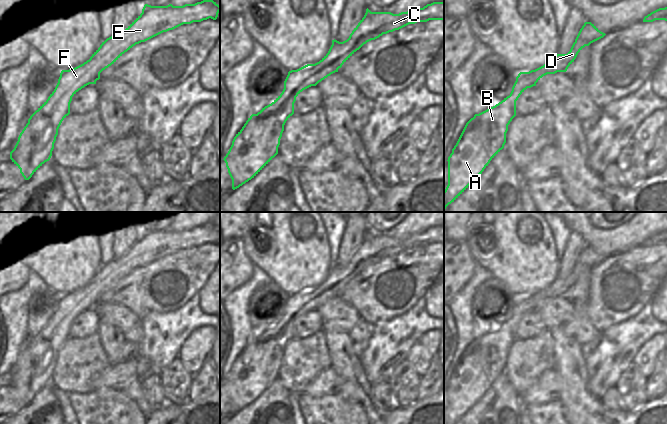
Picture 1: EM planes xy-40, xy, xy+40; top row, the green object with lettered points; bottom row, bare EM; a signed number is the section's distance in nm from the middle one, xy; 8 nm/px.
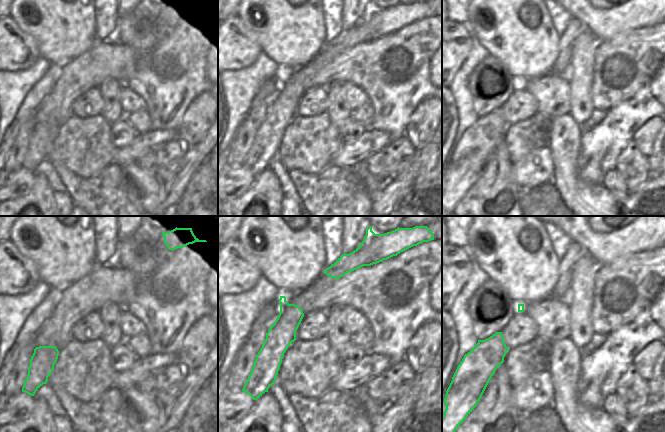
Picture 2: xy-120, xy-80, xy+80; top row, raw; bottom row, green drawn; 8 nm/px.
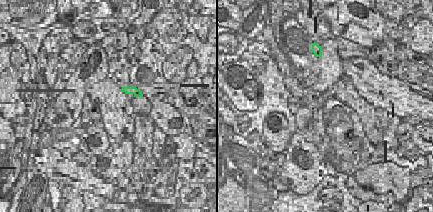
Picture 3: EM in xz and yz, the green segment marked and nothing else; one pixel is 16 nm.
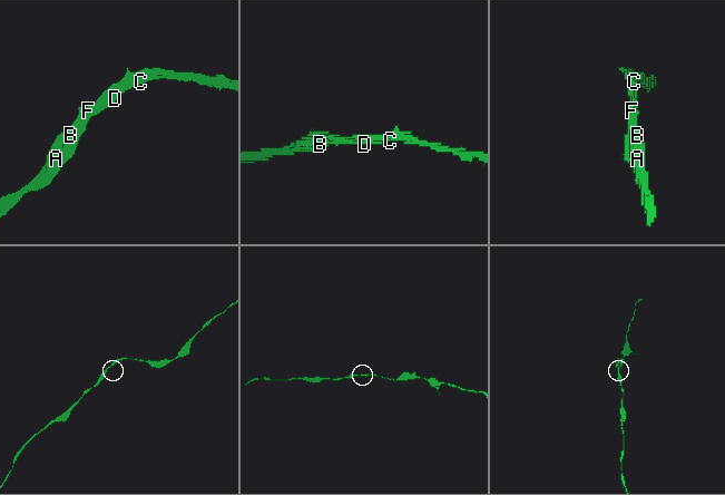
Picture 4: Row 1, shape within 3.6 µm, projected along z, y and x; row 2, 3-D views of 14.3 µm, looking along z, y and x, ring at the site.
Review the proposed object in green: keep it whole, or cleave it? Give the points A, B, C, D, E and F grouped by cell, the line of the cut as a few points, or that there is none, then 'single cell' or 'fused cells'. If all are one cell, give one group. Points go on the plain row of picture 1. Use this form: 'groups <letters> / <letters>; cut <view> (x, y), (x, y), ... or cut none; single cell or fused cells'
groups A B C D E F; cut none; single cell

